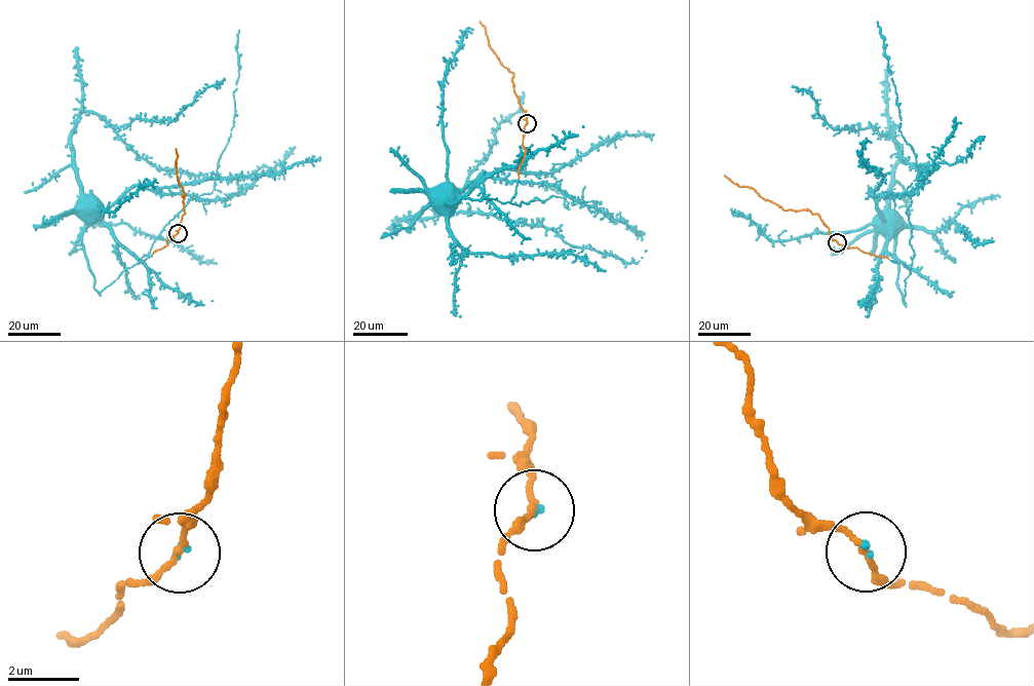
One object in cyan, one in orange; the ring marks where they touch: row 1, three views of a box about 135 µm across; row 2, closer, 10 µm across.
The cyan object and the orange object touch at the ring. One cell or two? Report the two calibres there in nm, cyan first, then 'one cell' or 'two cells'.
140/170 nm | one cell

